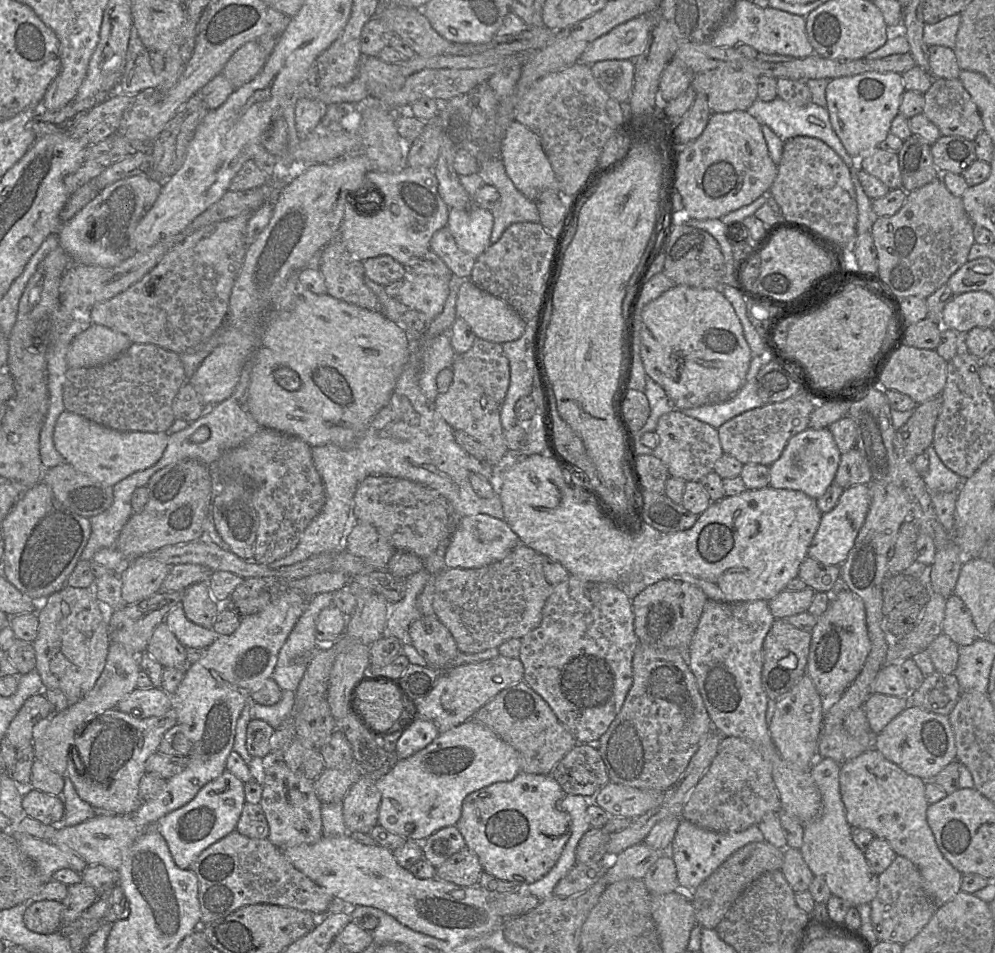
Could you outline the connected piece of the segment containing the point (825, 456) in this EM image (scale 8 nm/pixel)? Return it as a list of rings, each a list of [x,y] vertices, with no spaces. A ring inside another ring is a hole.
[[[806,428],[792,436],[780,457],[769,466],[769,486],[798,490],[813,499],[820,498],[834,481],[841,453],[828,428]]]

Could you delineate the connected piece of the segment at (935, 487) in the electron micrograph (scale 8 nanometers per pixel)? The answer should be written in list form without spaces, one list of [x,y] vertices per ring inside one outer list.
[[[933,445],[924,453],[928,455],[929,466],[921,476],[930,494],[950,492],[962,486],[964,479],[943,464]]]

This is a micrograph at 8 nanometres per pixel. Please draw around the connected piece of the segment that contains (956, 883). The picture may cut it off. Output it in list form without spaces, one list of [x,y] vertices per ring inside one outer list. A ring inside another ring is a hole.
[[[874,747],[843,763],[840,767],[841,797],[850,826],[871,831],[875,837],[886,840],[897,855],[909,859],[918,868],[926,892],[933,902],[940,907],[961,891],[963,874],[943,856],[927,822],[929,803],[925,798],[926,782],[917,776],[906,773]]]

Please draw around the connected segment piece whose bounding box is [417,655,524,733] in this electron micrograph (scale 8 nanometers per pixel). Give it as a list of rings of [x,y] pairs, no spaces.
[[[498,655],[441,671],[431,693],[417,702],[418,717],[432,721],[440,733],[463,724],[499,692],[523,680],[524,667],[519,658]]]

